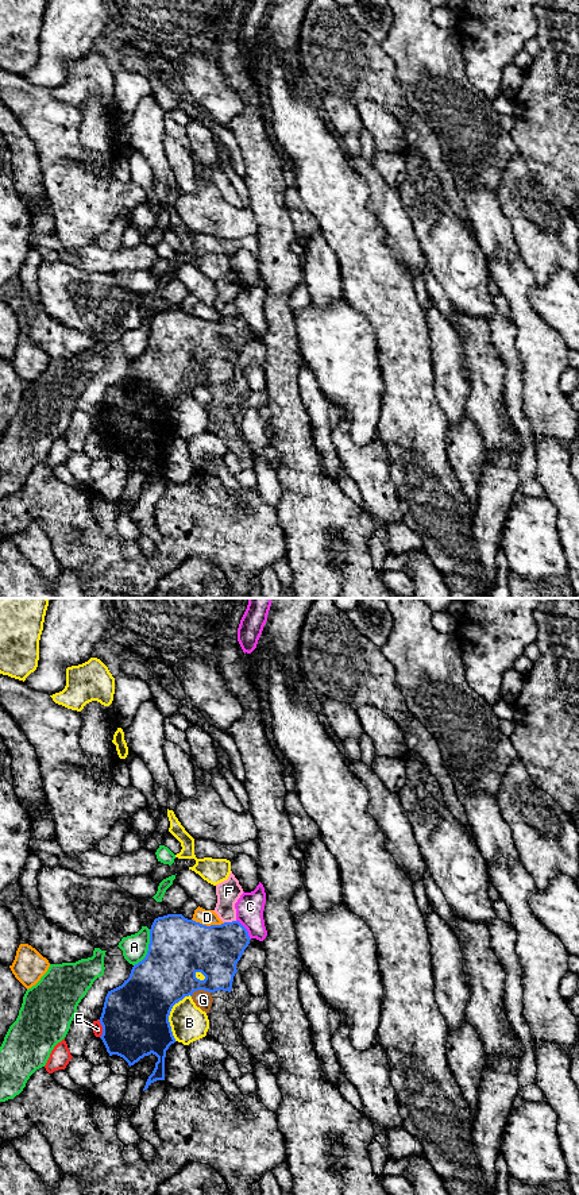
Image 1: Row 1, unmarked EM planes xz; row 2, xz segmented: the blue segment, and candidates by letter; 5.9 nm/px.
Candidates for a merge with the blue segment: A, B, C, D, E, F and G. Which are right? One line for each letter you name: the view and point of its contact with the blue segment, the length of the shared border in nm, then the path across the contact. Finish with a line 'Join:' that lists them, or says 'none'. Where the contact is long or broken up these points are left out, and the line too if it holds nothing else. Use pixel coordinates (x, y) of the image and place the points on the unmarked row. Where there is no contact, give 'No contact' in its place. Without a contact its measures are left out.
Join: none

